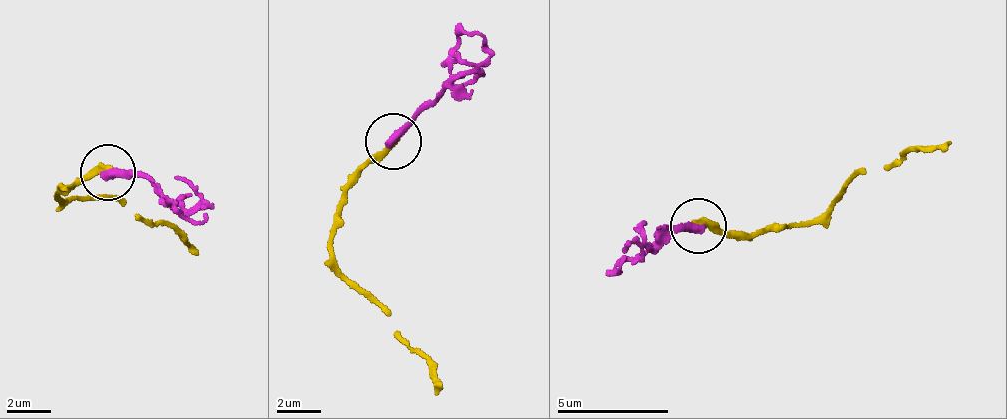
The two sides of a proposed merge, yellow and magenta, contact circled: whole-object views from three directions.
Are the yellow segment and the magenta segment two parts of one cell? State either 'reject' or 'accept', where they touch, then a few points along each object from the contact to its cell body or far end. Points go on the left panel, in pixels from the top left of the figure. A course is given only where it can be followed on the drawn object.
reject | (107, 172) | yellow via (106, 170), (83, 183), (66, 183), (61, 203), (81, 195), (126, 204), (194, 246) | magenta via (106, 170), (134, 177), (199, 224)

